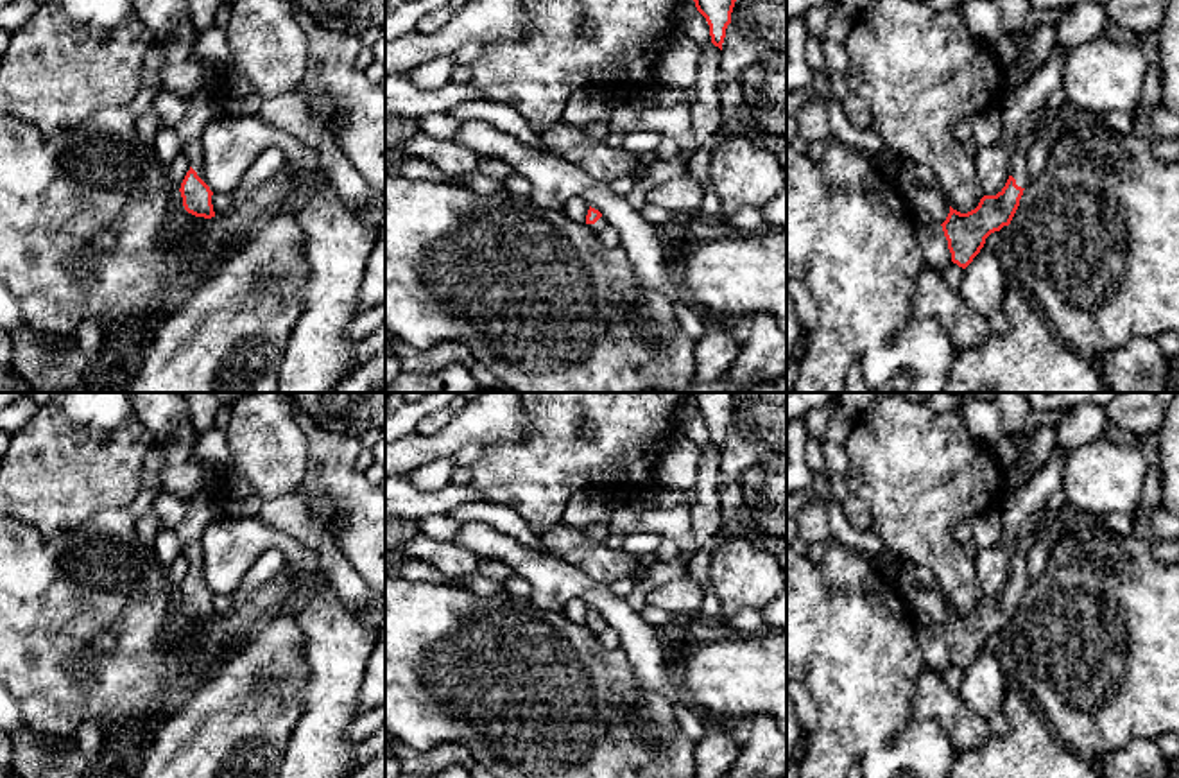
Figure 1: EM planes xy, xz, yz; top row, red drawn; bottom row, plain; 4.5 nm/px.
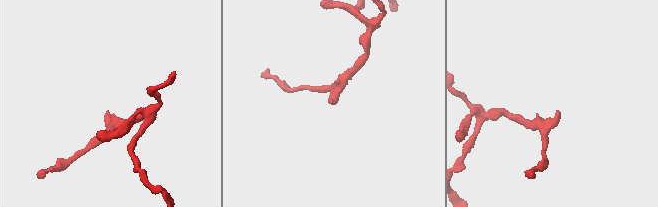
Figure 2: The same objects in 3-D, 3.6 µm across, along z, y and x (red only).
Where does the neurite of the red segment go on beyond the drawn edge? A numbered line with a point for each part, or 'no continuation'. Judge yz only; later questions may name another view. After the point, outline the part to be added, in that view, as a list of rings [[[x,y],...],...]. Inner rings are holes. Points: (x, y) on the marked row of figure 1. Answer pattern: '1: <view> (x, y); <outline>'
1: yz (1016, 110); [[[1057,48],[1050,59],[1011,95],[1002,95],[1000,118],[1002,136],[1009,152],[1011,176],[1016,185],[1025,188],[1027,179],[1027,154],[1034,143],[1032,115],[1043,108],[1048,97],[1061,88],[1061,73],[1068,52]]]

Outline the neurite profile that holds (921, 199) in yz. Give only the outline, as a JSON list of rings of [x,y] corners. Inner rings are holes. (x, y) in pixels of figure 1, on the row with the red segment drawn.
[[[914,183],[905,194],[905,199],[914,213],[928,213],[941,224],[950,213],[950,203],[939,188],[926,188],[921,183]]]

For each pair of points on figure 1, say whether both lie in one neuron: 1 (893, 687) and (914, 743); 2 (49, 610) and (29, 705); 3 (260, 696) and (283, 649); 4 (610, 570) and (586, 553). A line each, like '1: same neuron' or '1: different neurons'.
1: same neuron
2: different neurons
3: same neuron
4: same neuron

